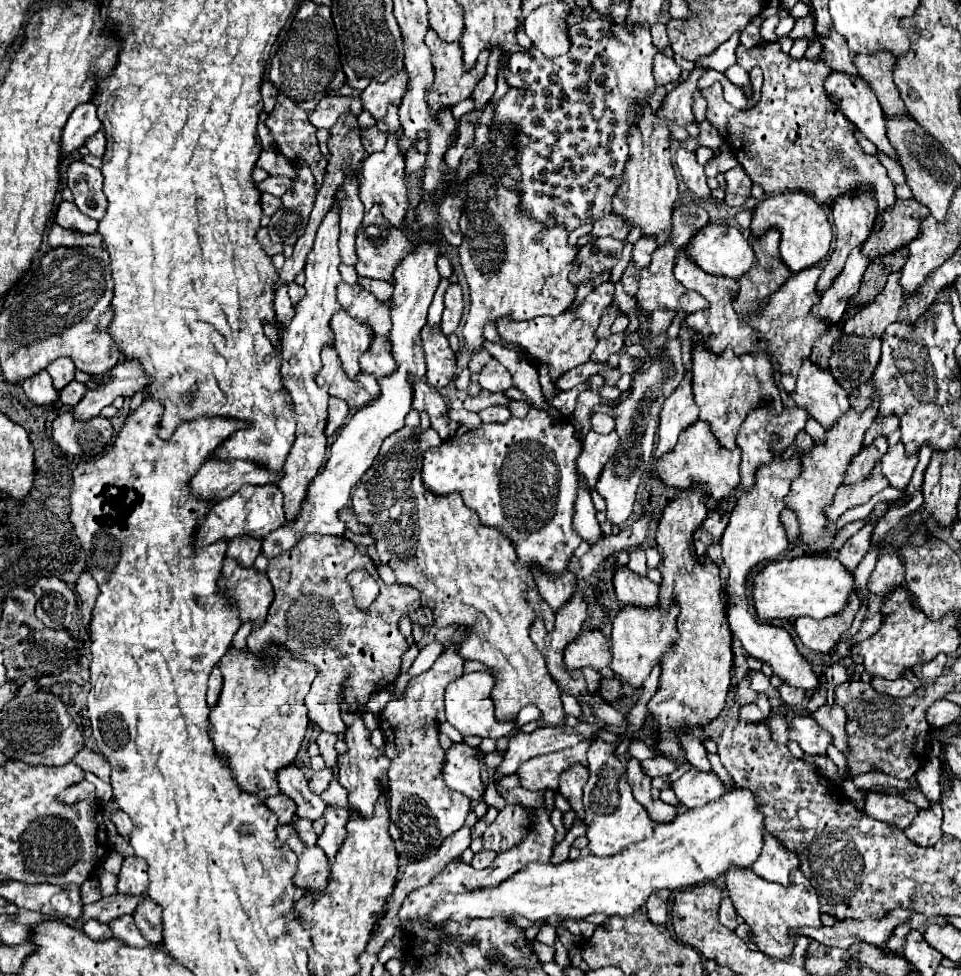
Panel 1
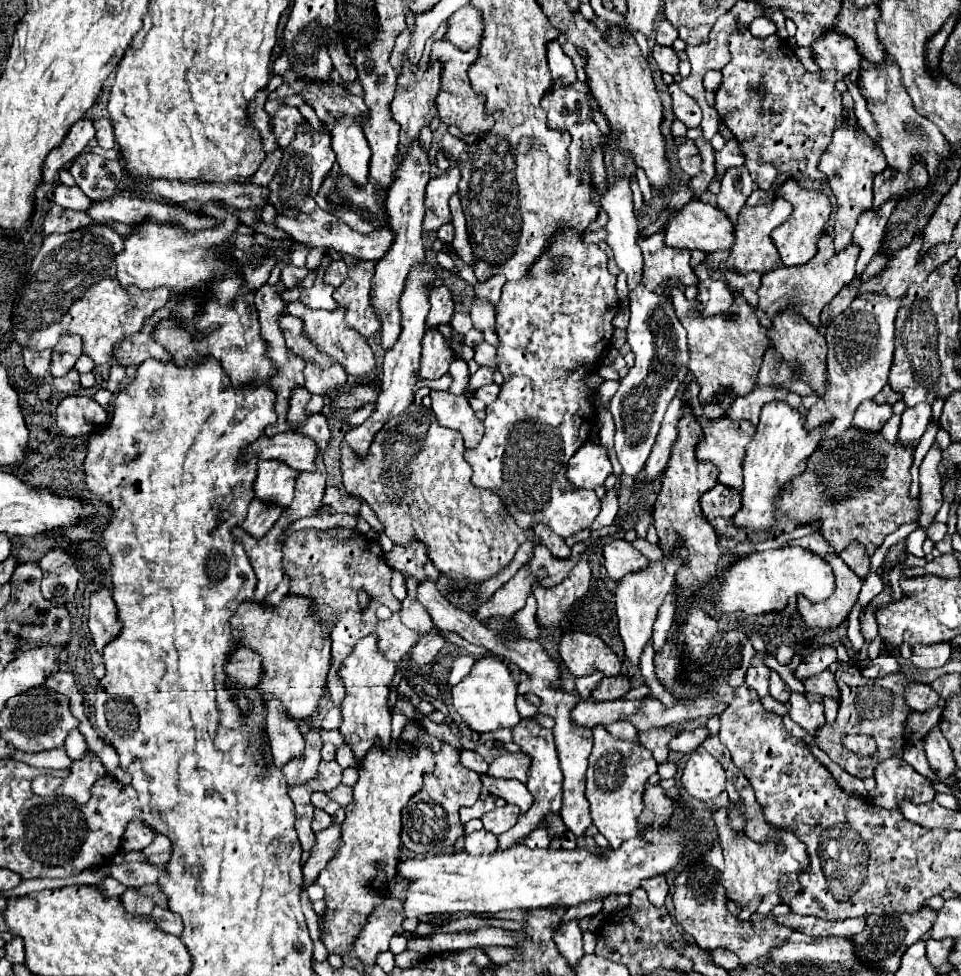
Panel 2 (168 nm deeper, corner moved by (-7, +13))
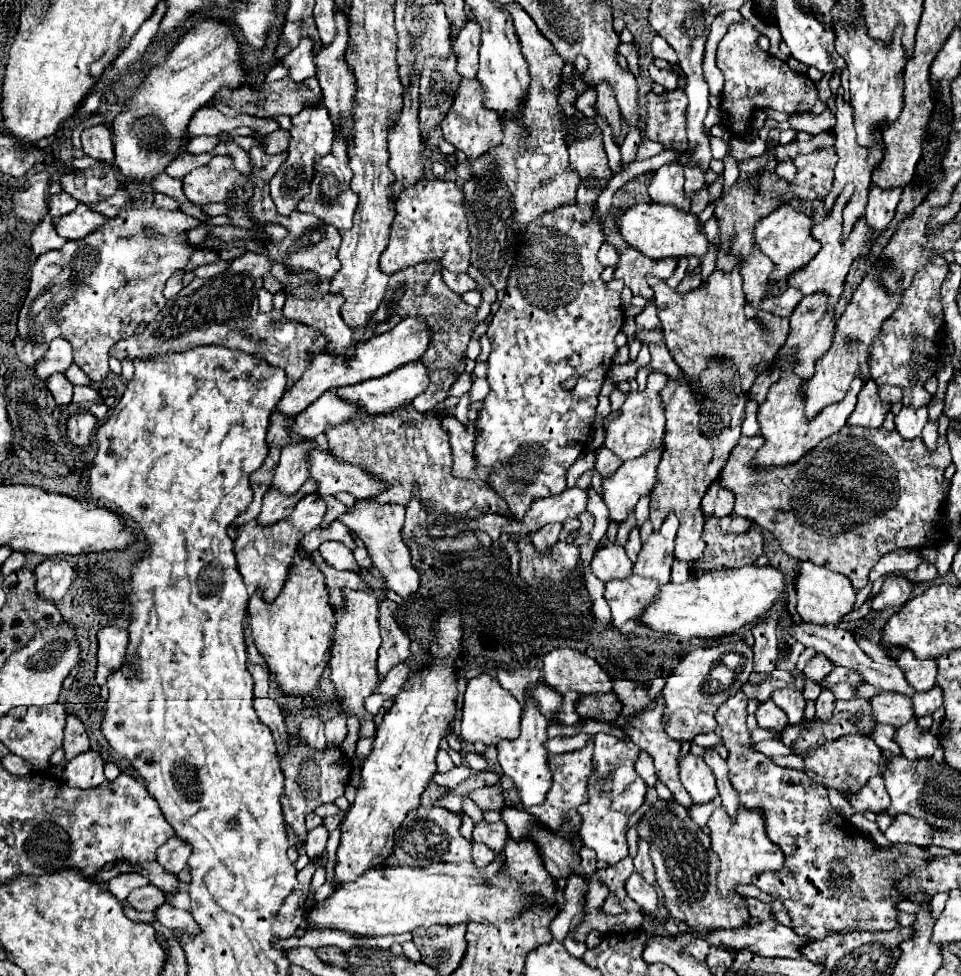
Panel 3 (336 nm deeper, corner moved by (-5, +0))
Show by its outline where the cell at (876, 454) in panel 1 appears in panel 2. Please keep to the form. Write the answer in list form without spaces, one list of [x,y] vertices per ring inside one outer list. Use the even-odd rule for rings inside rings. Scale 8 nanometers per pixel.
[[[865,401],[861,403],[861,407],[857,407],[855,417],[853,417],[853,425],[863,429],[863,431],[881,431],[881,427],[885,425],[885,421],[891,417],[891,405],[877,405],[875,401]]]

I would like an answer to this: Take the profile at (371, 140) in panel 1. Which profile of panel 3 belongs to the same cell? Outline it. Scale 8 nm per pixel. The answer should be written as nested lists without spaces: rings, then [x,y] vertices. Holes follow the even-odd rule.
[[[283,78],[279,82],[273,82],[273,84],[261,84],[261,86],[245,86],[245,88],[237,88],[237,90],[229,90],[229,88],[223,88],[223,92],[217,92],[217,96],[213,98],[213,106],[227,114],[227,116],[237,116],[239,110],[245,112],[245,114],[253,114],[253,116],[261,116],[261,118],[277,118],[281,114],[287,114],[287,116],[295,116],[299,114],[301,110],[305,108],[313,108],[317,104],[323,102],[323,92],[319,88],[319,82],[317,78],[307,78],[303,82],[293,82],[291,78]]]

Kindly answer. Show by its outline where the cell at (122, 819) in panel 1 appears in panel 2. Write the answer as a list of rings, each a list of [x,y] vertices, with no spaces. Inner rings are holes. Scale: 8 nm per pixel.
[[[133,819],[129,823],[129,827],[127,827],[127,831],[125,831],[121,849],[125,853],[129,853],[129,851],[143,851],[153,839],[155,839],[155,831],[149,831],[141,821]]]

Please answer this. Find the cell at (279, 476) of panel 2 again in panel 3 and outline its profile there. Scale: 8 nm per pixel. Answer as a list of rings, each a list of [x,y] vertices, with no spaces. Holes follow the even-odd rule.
[[[311,444],[285,446],[285,450],[281,450],[281,460],[277,464],[271,488],[277,488],[285,496],[297,494],[307,480],[307,460],[303,460],[303,456],[307,456],[311,448]]]

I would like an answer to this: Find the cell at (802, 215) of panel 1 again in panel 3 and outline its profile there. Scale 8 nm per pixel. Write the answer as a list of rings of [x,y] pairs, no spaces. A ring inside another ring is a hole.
[[[783,204],[777,210],[773,210],[769,216],[765,216],[763,220],[759,220],[757,224],[757,232],[755,232],[755,242],[759,246],[759,250],[769,256],[775,264],[775,270],[771,272],[771,284],[773,284],[773,294],[780,296],[787,290],[786,287],[777,286],[777,280],[785,280],[789,278],[793,272],[801,270],[803,266],[807,266],[817,252],[821,250],[821,244],[811,236],[811,228],[813,228],[813,220],[807,214],[797,212],[791,204]]]

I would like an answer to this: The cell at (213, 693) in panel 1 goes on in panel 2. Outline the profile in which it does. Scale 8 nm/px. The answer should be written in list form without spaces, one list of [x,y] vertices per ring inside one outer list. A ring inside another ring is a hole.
[[[241,647],[233,653],[225,671],[231,677],[231,685],[237,683],[237,687],[257,687],[261,681],[261,655],[253,649]]]

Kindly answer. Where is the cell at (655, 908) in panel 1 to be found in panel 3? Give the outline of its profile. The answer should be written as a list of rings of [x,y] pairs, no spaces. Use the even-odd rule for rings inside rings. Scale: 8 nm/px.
[[[633,872],[627,882],[625,882],[625,888],[627,888],[627,894],[629,898],[633,898],[643,910],[647,912],[655,912],[657,906],[659,906],[659,896],[655,892],[655,888],[643,880],[643,876],[639,876],[637,872]]]

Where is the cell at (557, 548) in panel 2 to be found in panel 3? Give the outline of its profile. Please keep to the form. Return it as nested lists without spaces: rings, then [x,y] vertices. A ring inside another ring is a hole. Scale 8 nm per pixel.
[[[545,524],[541,530],[531,532],[529,540],[531,540],[531,544],[535,546],[537,552],[549,556],[551,550],[553,550],[553,546],[559,540],[559,532],[561,532],[561,524]]]

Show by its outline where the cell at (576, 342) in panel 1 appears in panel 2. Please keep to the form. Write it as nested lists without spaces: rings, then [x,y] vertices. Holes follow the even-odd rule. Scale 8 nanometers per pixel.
[[[569,229],[555,231],[545,251],[541,261],[533,263],[529,275],[503,285],[501,301],[495,307],[495,331],[499,337],[497,367],[505,383],[497,399],[485,409],[485,435],[481,443],[465,451],[465,461],[473,469],[471,481],[475,487],[493,489],[521,529],[545,523],[565,539],[591,527],[599,515],[599,497],[593,491],[571,491],[565,471],[567,461],[591,437],[591,425],[597,415],[591,403],[595,391],[587,385],[587,377],[597,371],[599,359],[611,343],[615,331],[611,321],[619,311],[619,297],[615,293],[615,277],[607,271],[607,255],[597,245],[587,245],[581,233]]]

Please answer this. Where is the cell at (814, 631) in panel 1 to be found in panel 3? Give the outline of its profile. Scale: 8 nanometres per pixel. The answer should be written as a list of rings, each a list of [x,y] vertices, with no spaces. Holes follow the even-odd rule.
[[[801,562],[799,564],[799,576],[795,582],[797,588],[797,614],[801,616],[803,622],[813,622],[813,624],[839,624],[841,618],[853,610],[855,606],[855,588],[851,586],[851,580],[847,576],[831,572],[823,566],[815,566],[811,562]]]

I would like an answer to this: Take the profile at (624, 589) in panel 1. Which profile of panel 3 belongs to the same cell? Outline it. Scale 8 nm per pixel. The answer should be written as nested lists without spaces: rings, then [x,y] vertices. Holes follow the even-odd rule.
[[[611,544],[595,550],[595,556],[591,560],[593,574],[603,580],[605,584],[611,580],[625,580],[633,574],[633,562],[627,558],[625,548]]]

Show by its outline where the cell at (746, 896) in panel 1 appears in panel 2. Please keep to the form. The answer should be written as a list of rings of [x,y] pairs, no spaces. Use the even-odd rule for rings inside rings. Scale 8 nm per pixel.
[[[721,807],[713,815],[717,831],[719,831],[719,841],[723,847],[723,857],[725,857],[725,871],[721,875],[721,883],[727,891],[727,897],[731,901],[739,903],[749,903],[757,899],[759,895],[767,893],[779,893],[779,875],[781,873],[799,873],[809,865],[809,859],[805,855],[805,845],[795,837],[789,835],[789,831],[781,829],[781,837],[789,837],[789,843],[781,843],[785,851],[777,851],[775,843],[753,843],[747,835],[737,835],[733,827],[729,827],[729,817],[727,809]]]

